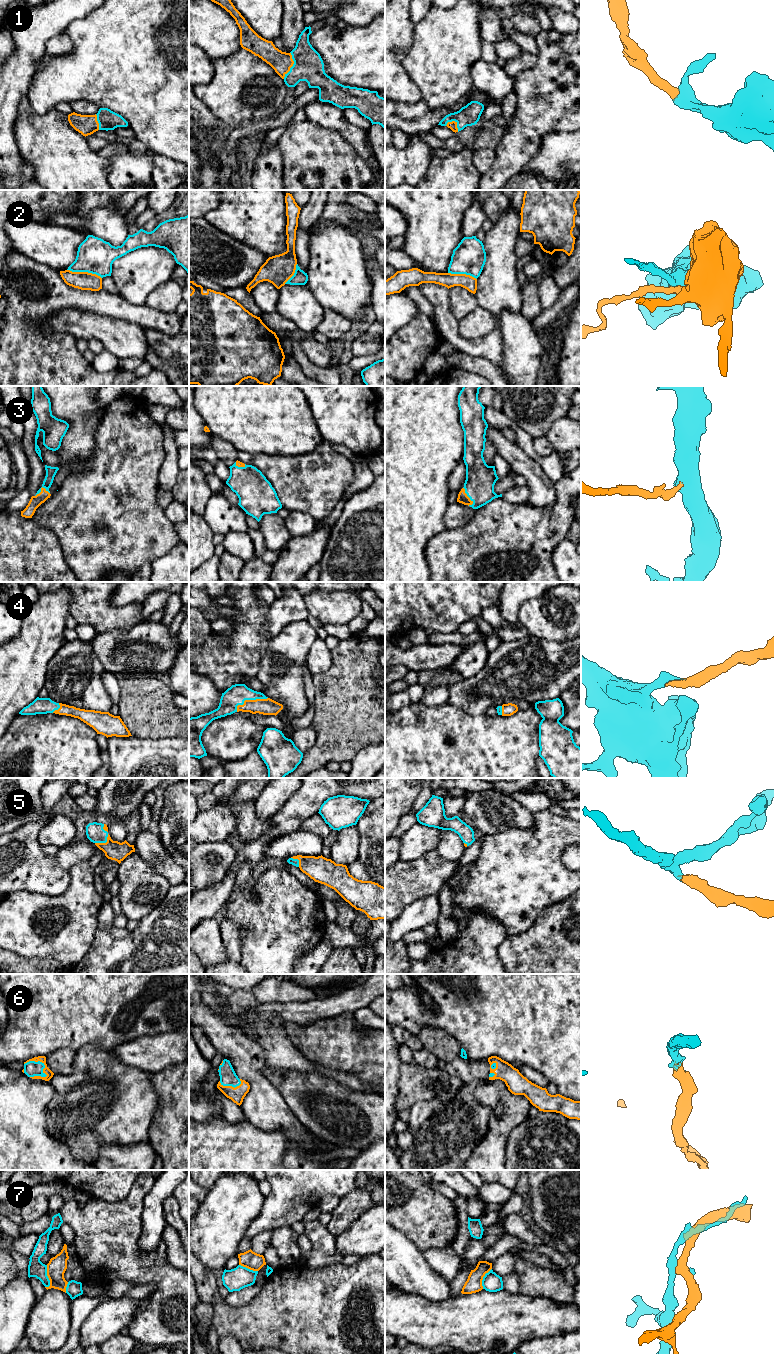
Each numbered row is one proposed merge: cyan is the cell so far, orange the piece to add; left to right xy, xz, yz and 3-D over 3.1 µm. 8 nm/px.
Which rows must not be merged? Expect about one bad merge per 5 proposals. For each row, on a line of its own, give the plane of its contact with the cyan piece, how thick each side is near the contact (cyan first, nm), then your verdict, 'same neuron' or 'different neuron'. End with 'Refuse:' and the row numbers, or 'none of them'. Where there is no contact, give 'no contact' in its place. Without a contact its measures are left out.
1: xz | 240/170 nm | same neuron
2: xy | 280/140 nm | different neuron
3: yz | 240/80 nm | same neuron
4: xz | 160/130 nm | same neuron
5: xy | 150/160 nm | same neuron
6: xy | 120/60 nm | same neuron
7: xy | 140/150 nm | different neuron
Refuse: 2, 7

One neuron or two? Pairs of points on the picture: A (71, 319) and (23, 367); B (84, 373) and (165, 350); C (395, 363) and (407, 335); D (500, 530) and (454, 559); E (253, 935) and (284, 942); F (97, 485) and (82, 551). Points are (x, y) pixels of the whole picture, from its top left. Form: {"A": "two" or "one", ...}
{"A": "two", "B": "two", "C": "one", "D": "one", "E": "one", "F": "one"}

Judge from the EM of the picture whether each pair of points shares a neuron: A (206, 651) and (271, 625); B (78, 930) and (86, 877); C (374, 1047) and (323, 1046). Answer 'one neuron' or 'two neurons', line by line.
A: two neurons
B: one neuron
C: one neuron

